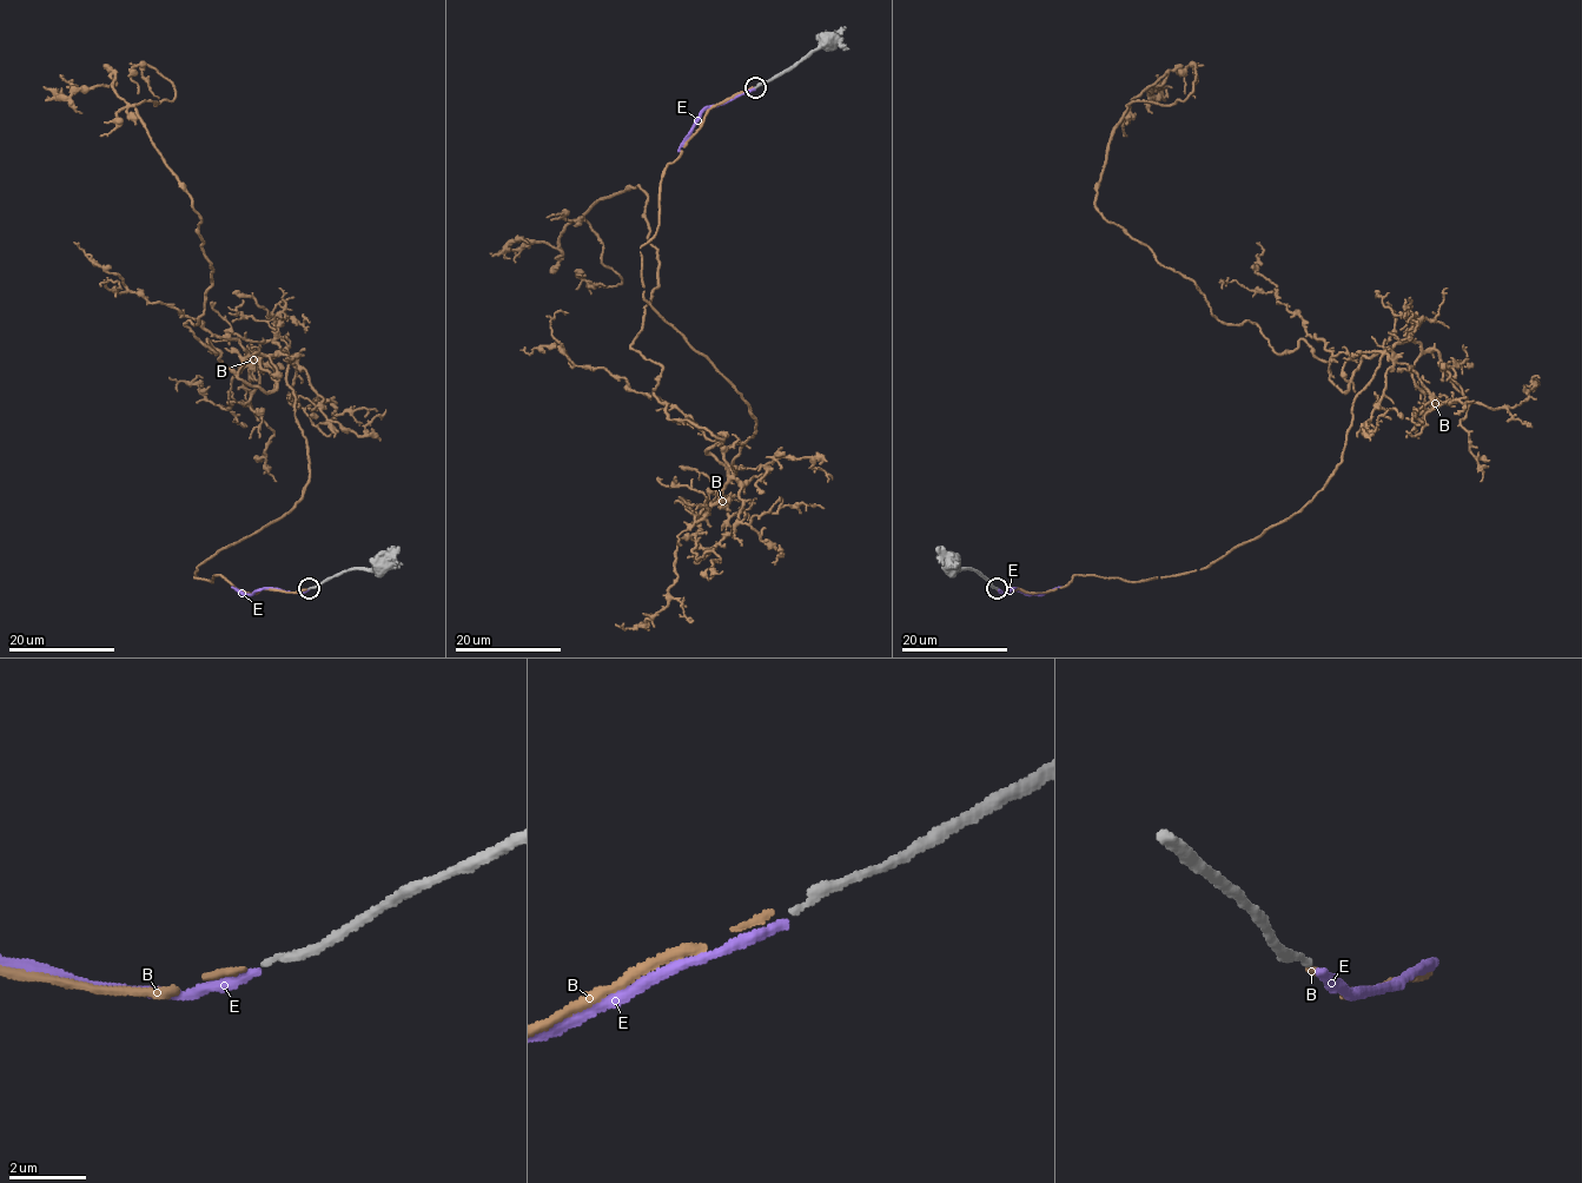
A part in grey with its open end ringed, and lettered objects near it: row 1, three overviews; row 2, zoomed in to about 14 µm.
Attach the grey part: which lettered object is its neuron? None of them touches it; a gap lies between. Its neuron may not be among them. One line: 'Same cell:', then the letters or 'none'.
Same cell: B

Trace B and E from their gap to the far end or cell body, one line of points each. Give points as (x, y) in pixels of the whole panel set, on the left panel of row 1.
B: (306, 589), (193, 576), (310, 462), (288, 354), (184, 324), (139, 93)
E: (309, 589), (291, 592), (262, 588), (244, 594), (232, 587)

